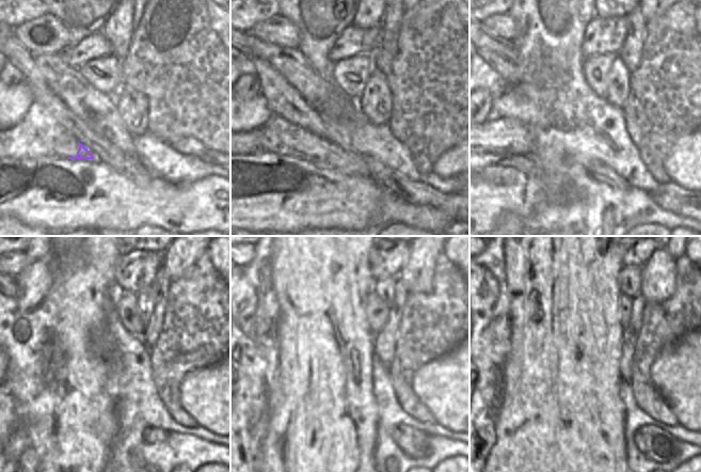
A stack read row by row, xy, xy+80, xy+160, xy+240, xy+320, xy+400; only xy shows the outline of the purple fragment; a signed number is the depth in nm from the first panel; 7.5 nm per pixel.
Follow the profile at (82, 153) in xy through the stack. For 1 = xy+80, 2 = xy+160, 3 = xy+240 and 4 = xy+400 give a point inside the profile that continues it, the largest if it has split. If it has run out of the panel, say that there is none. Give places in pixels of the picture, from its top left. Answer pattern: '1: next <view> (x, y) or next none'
1: next xy+80 (279, 136)
2: next xy+160 (511, 136)
3: next xy+240 (150, 435)
4: next xy+400 (655, 443)

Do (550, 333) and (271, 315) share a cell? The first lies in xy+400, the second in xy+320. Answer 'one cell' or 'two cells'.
two cells

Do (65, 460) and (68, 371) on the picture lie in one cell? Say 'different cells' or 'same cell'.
same cell

